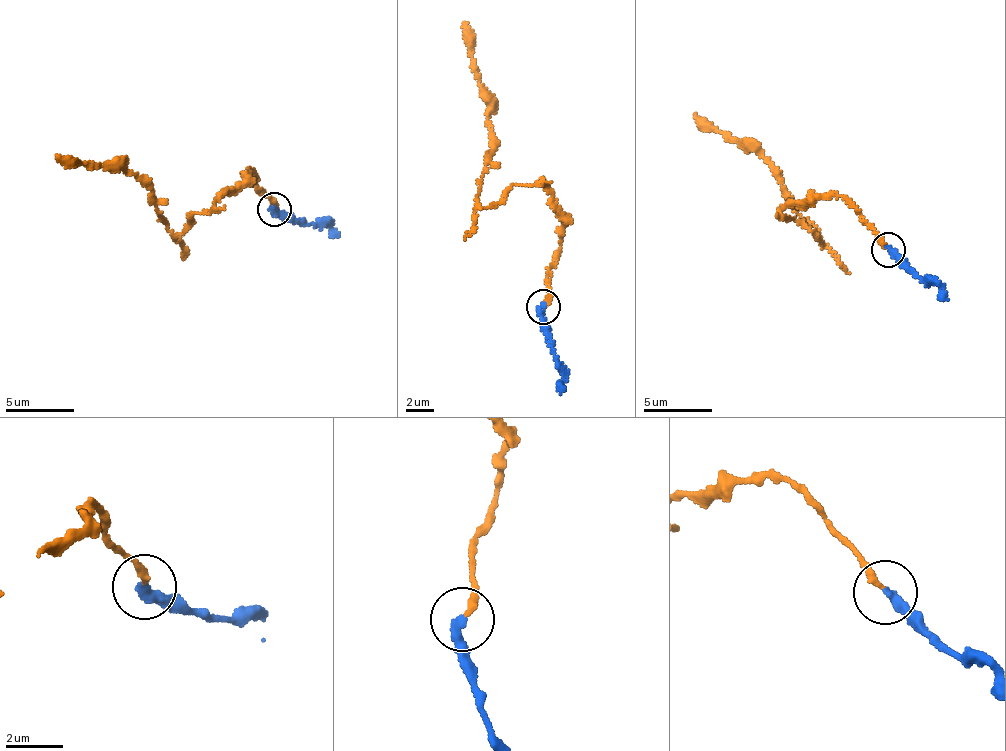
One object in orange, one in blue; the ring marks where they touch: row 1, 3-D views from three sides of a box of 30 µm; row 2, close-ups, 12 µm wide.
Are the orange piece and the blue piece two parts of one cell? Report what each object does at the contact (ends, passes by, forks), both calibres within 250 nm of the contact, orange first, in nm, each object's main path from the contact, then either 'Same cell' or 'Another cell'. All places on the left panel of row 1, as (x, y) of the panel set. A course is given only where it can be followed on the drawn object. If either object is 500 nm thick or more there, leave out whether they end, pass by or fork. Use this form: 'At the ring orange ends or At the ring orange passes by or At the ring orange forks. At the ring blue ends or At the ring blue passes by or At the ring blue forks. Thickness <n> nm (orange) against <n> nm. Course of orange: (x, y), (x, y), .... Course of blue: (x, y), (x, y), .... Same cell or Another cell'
At the ring orange ends. At the ring blue ends. Thickness 220 nm (orange) against 360 nm. Course of orange: (275, 207), (251, 170), (177, 233), (150, 189), (121, 167), (69, 164), (56, 155). Course of blue: (275, 210), (310, 224), (324, 221), (337, 235). Another cell

